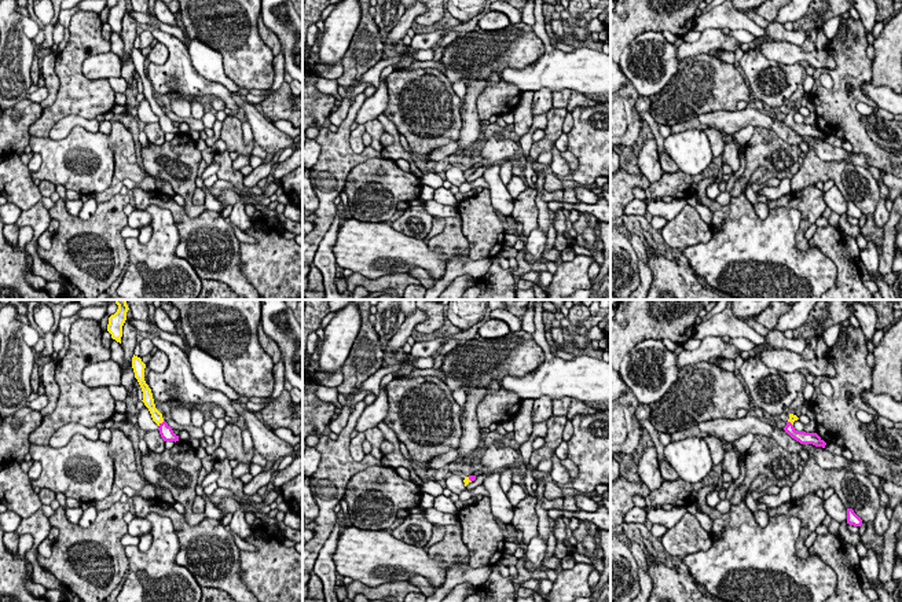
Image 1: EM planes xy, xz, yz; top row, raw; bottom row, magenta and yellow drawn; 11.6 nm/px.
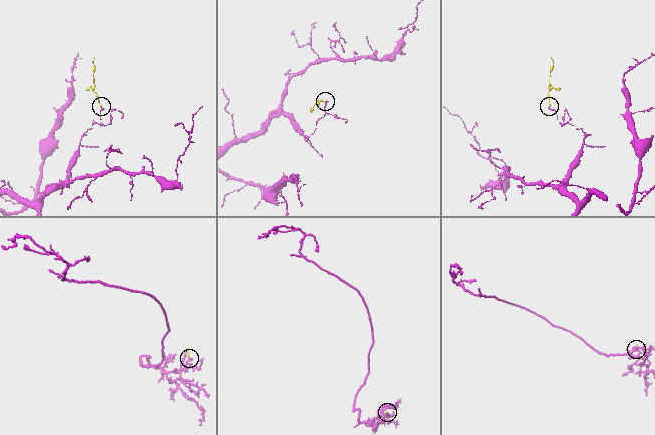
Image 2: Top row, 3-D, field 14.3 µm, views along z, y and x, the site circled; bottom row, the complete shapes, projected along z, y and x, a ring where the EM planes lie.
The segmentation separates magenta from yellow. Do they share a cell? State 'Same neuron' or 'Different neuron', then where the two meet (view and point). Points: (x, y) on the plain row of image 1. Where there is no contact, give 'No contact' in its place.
Same neuron. Touches magenta at xy (162, 114)

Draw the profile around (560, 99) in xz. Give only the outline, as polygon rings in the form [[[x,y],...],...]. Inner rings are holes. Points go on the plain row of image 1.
[[[562,89],[558,92],[553,92],[553,107],[554,109],[566,109],[568,103],[569,103],[569,98],[571,98],[572,91],[571,89]]]

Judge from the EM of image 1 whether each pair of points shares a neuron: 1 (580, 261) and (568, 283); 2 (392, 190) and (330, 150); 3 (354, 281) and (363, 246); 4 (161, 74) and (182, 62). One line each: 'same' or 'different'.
1: same
2: different
3: different
4: same

